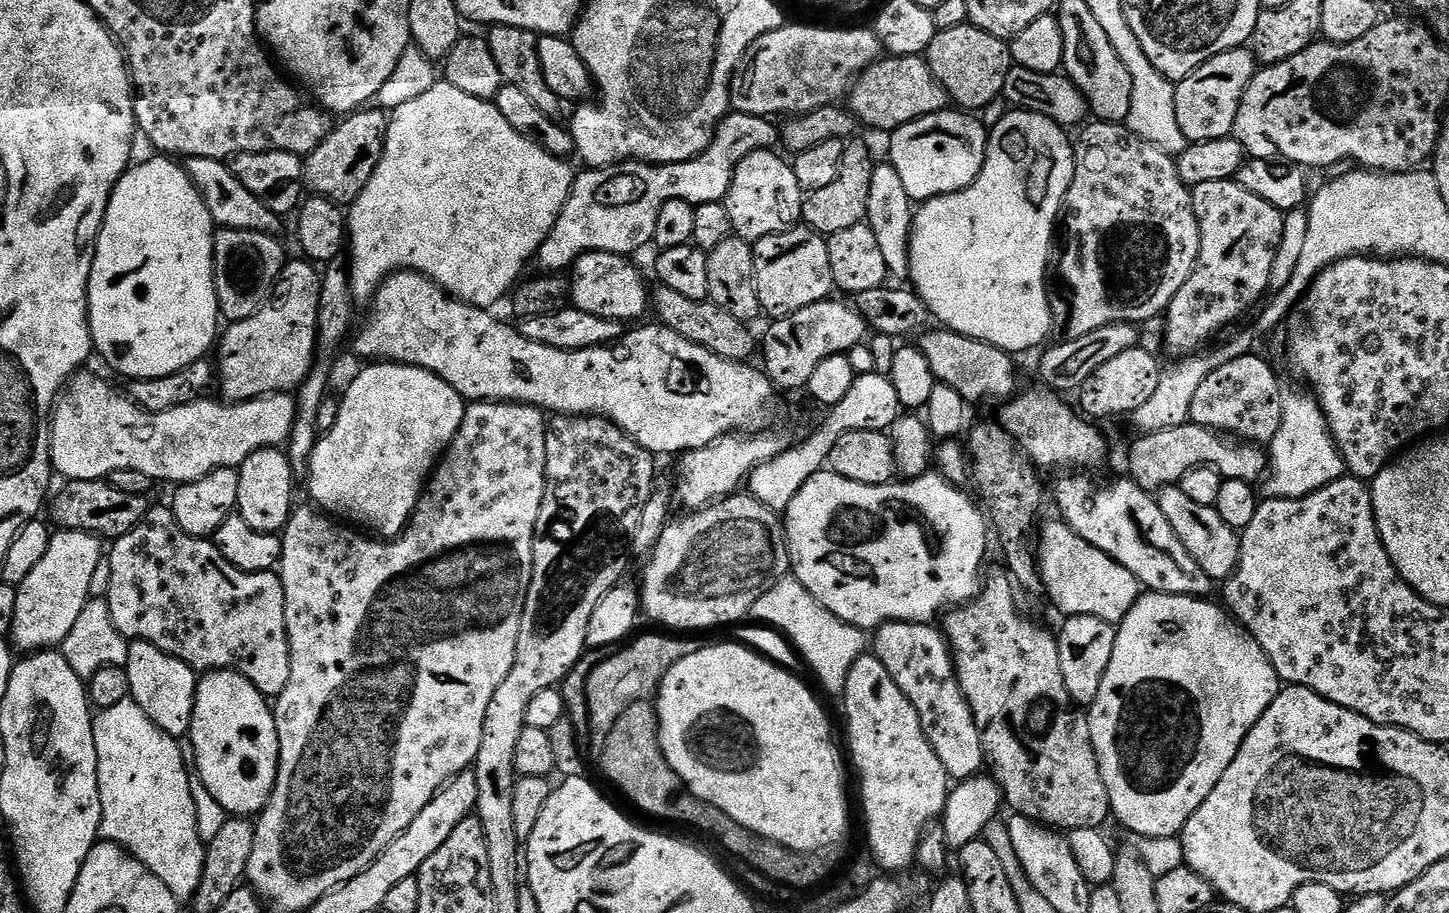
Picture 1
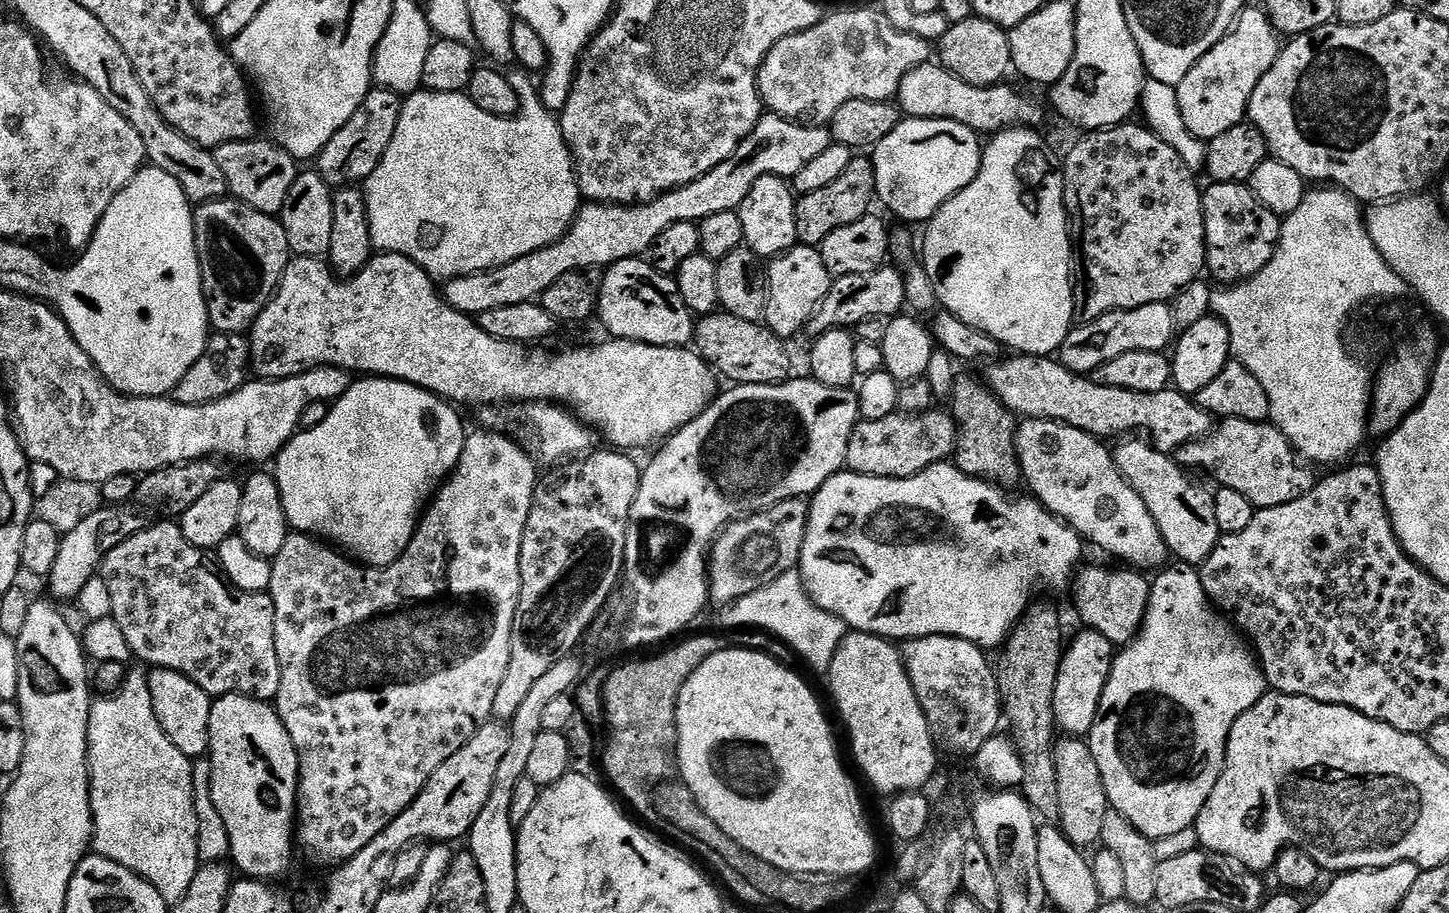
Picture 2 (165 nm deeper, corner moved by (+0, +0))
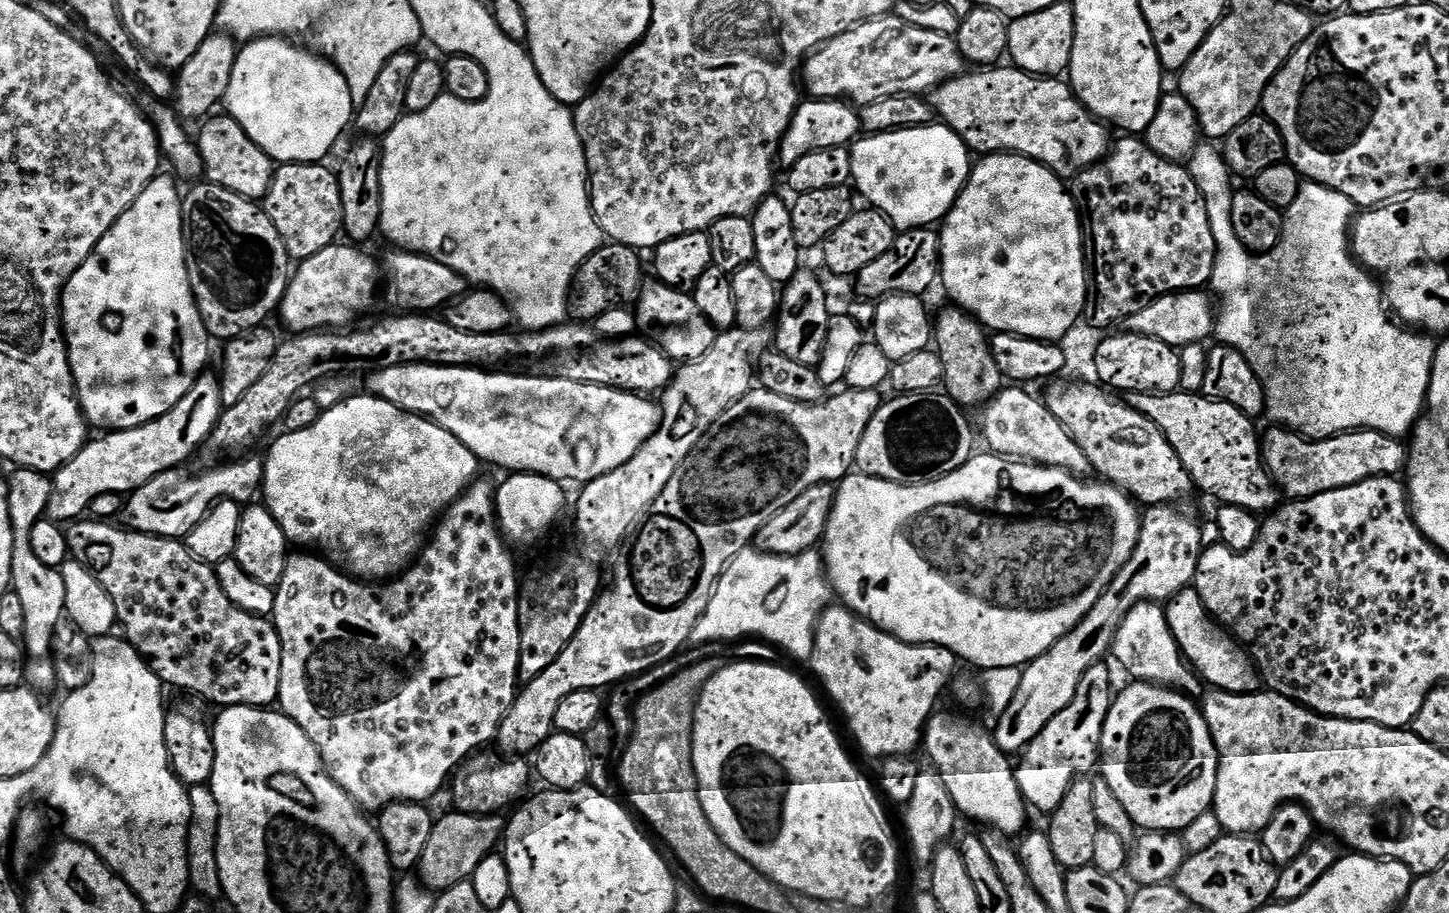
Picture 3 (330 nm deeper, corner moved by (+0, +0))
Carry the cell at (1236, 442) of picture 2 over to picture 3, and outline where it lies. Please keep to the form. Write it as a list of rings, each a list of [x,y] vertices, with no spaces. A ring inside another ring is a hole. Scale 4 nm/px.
[[[1272,426],[1268,433],[1263,433],[1260,441],[1260,454],[1264,457],[1264,466],[1272,476],[1272,482],[1281,493],[1288,495],[1289,501],[1314,498],[1318,494],[1326,494],[1330,490],[1342,490],[1346,486],[1354,486],[1363,480],[1375,476],[1399,477],[1405,471],[1408,450],[1403,439],[1387,436],[1381,432],[1357,430],[1355,432],[1339,432],[1325,440],[1310,440],[1293,432],[1291,428]]]

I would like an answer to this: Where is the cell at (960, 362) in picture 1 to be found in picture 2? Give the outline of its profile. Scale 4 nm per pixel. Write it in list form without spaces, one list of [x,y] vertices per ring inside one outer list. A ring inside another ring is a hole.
[[[1012,354],[997,360],[987,372],[988,387],[1017,417],[1053,420],[1097,438],[1146,434],[1159,452],[1174,454],[1182,446],[1201,440],[1214,428],[1208,411],[1198,407],[1191,395],[1184,395],[1172,386],[1158,394],[1138,394],[1138,390],[1102,386],[1095,378],[1070,370],[1052,356]]]

